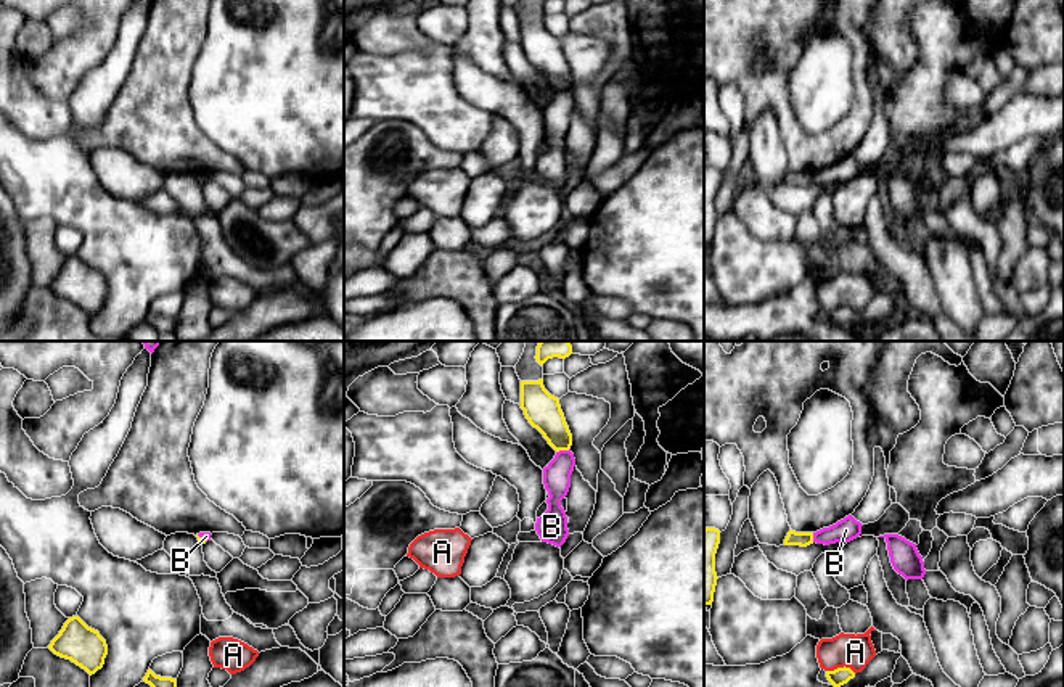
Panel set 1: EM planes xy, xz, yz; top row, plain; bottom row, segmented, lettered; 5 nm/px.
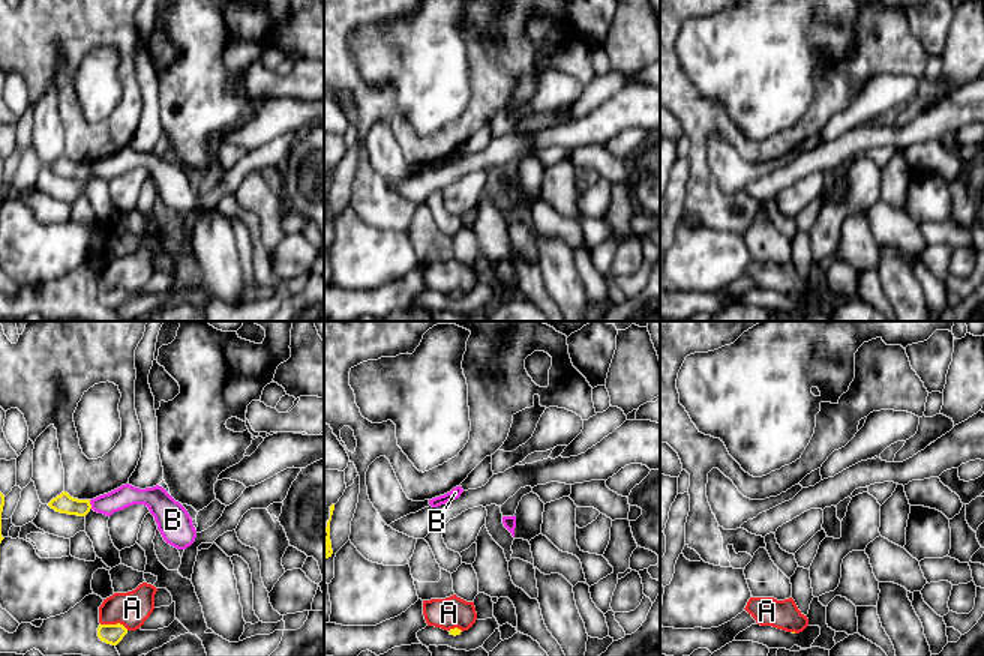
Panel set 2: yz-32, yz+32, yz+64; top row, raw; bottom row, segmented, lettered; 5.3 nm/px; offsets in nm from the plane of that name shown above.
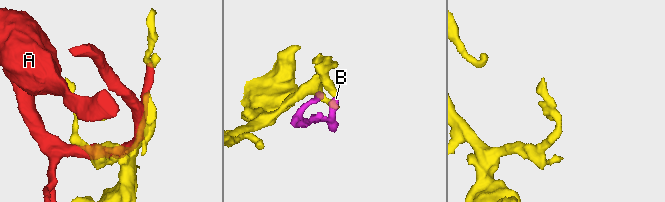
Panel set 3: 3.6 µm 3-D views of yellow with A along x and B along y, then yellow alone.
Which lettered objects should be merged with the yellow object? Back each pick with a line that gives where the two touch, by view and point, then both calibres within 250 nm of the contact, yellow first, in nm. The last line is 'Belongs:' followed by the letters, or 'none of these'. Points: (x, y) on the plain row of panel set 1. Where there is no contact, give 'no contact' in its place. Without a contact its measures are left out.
Belongs: none of these

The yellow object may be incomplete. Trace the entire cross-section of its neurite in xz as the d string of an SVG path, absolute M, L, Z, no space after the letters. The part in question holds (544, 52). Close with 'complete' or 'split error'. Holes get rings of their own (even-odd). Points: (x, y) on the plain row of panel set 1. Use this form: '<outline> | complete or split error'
M543 18L538 21L521 21L521 48L529 63L543 74L556 92L571 88L572 74L559 39L545 29Z | complete

